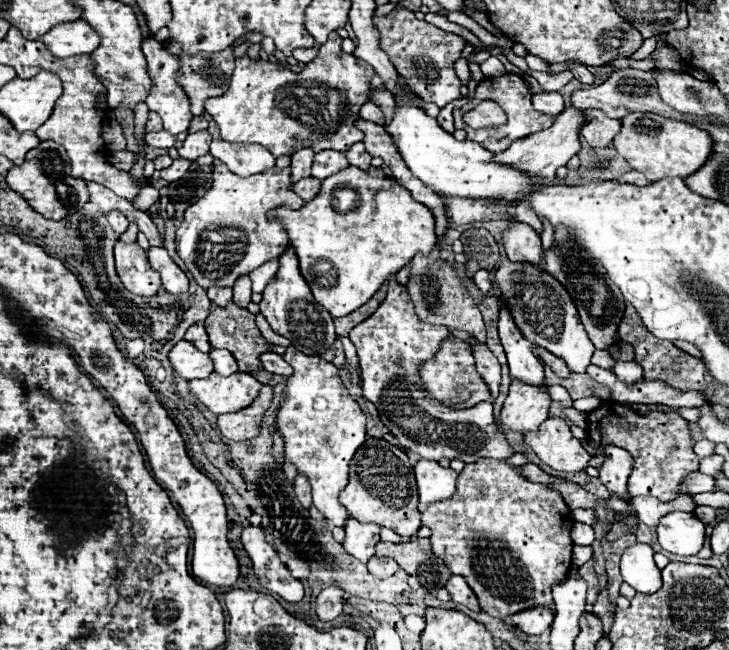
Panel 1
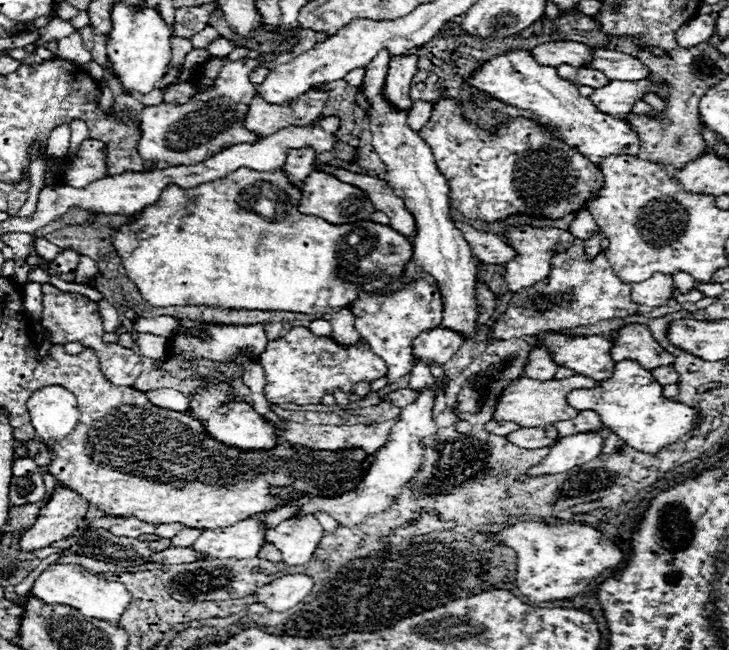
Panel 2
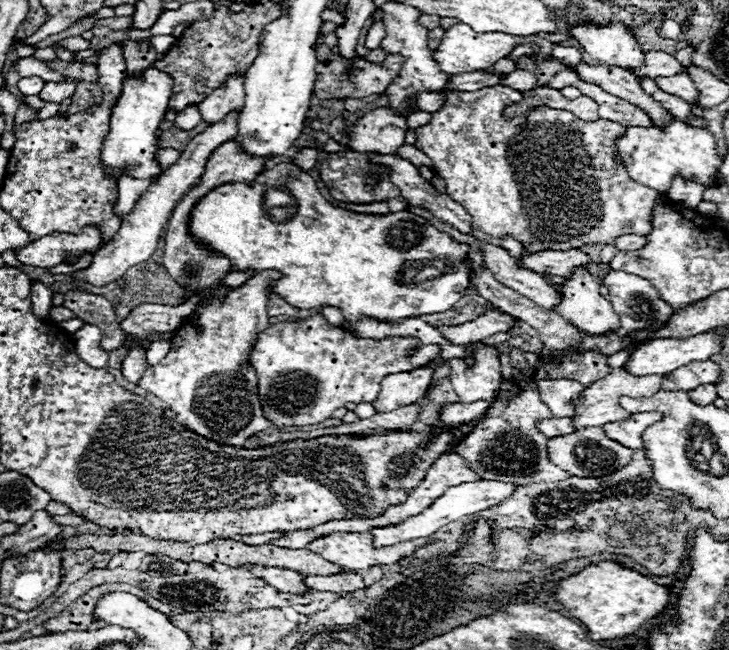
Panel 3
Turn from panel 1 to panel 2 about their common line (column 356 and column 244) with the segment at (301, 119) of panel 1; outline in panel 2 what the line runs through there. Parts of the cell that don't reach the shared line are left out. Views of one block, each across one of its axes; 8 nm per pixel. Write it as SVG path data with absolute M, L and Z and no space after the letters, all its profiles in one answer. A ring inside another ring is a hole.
M226 58L222 72L218 74L212 90L204 92L198 98L192 98L190 102L178 106L178 104L160 104L160 106L148 106L142 112L140 130L142 138L138 142L138 154L142 156L146 164L146 172L150 170L164 170L168 166L178 164L198 164L220 150L242 144L242 142L256 142L258 138L242 126L242 120L246 118L248 104L252 102L256 90L250 82L250 72L256 68L258 60L242 58L236 62L228 62Z

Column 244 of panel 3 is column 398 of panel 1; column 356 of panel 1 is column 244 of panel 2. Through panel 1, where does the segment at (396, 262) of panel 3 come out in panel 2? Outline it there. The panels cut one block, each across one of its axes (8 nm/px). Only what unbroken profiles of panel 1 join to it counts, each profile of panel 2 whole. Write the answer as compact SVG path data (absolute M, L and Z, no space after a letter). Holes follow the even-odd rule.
M242 168L232 172L230 176L226 176L224 180L216 180L216 182L206 182L200 184L196 188L188 188L184 192L180 192L180 198L174 190L176 184L172 184L170 188L164 188L158 202L150 204L148 208L144 208L140 212L140 216L132 222L122 226L114 236L114 248L118 250L118 256L122 258L122 264L128 272L128 278L136 284L136 288L140 290L142 298L152 304L152 306L198 306L198 304L208 304L208 306L222 306L222 308L246 308L246 310L284 310L284 312L302 312L302 314L314 314L314 312L330 312L332 308L342 308L346 304L352 304L360 292L374 292L374 290L382 290L392 282L392 276L400 274L406 264L412 258L412 244L406 236L394 232L394 228L390 226L382 226L382 224L374 224L372 220L362 220L362 224L330 224L326 220L314 218L314 216L304 216L302 212L298 212L296 206L284 215L281 221L269 222L266 218L262 218L260 214L248 210L242 206L242 196L246 194L246 190L250 186L254 186L254 182L258 180L270 180L270 184L276 184L283 190L291 200L291 203L299 203L301 192L296 188L288 176L284 174L284 170L272 170L272 172L256 172L250 168Z

